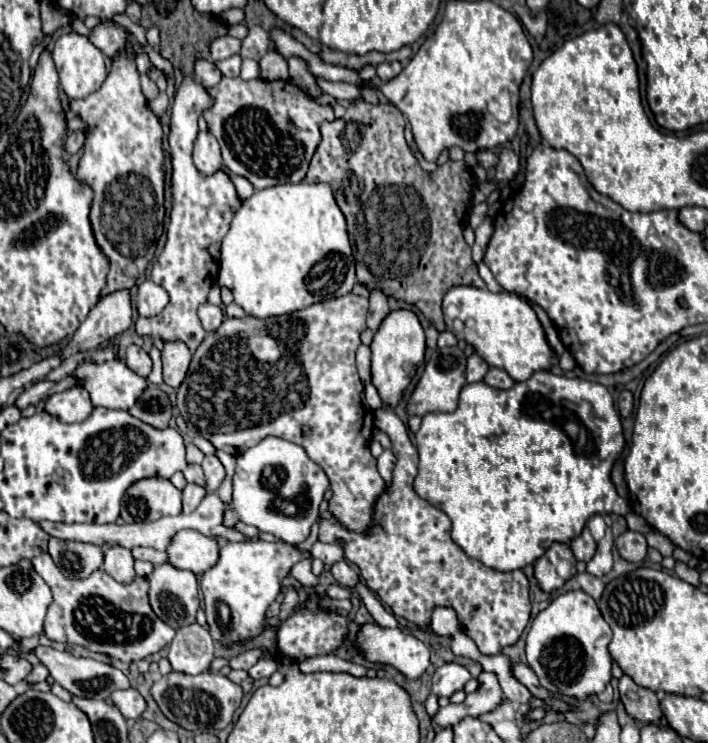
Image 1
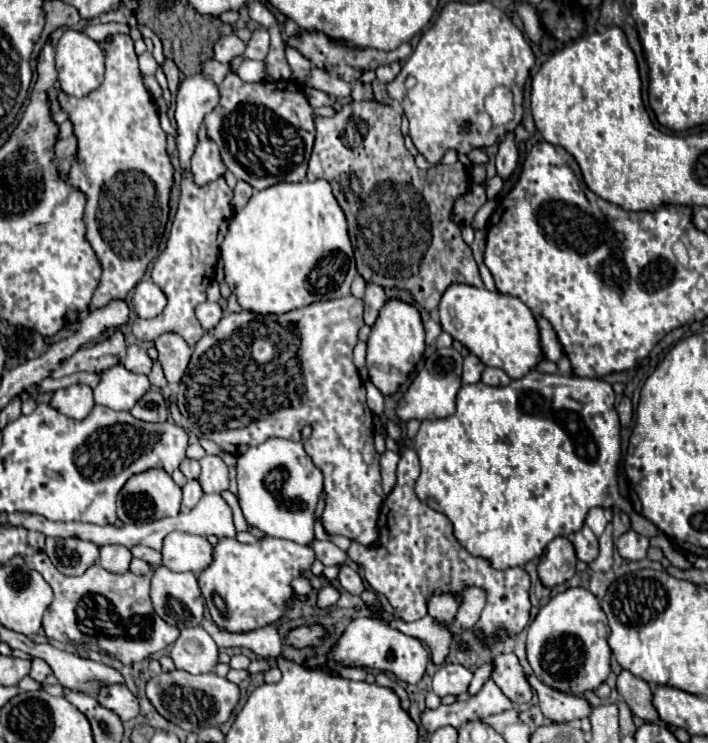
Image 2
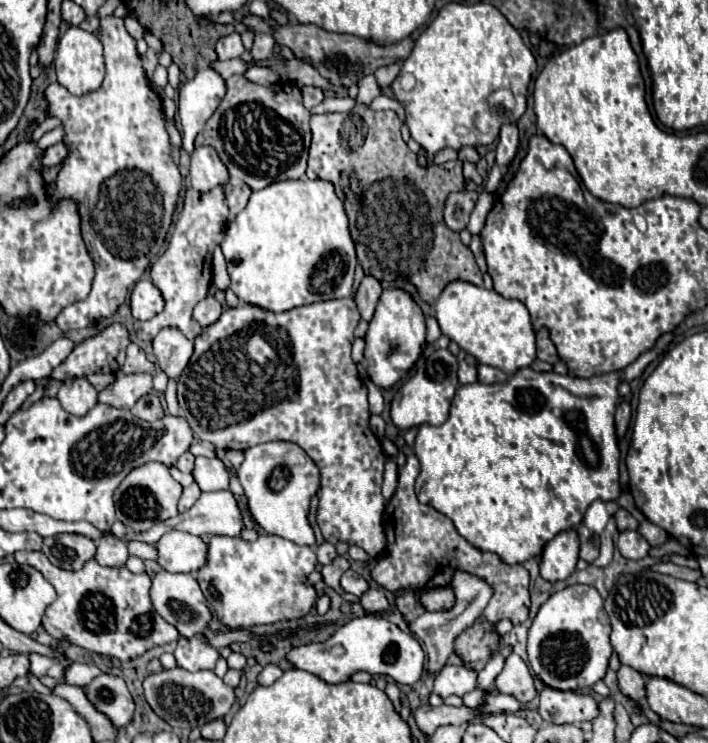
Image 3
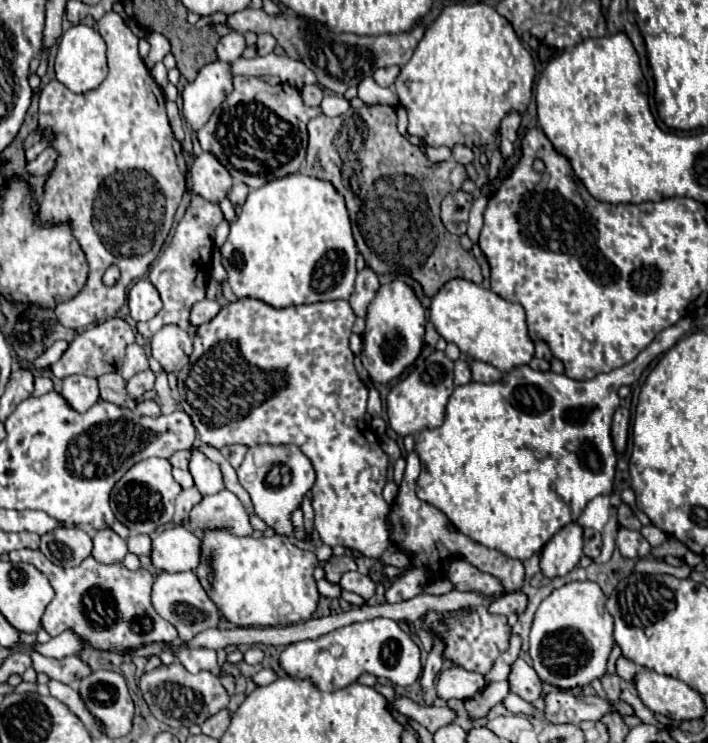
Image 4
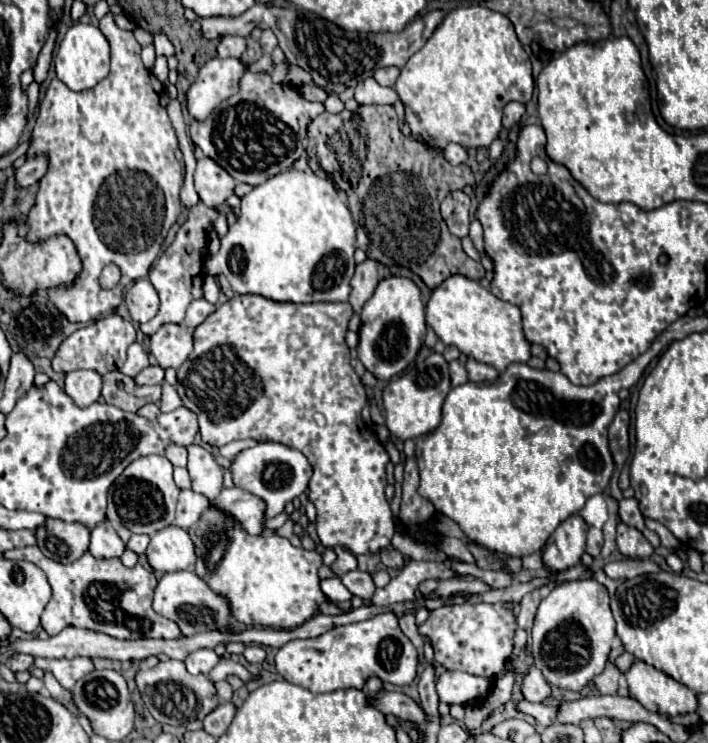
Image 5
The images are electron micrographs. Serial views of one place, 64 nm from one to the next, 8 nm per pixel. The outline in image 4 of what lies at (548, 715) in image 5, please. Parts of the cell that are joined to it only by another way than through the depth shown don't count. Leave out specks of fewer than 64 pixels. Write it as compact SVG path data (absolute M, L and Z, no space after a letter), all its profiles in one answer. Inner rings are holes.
M506 698L506 700L504 700L504 706L506 706L510 712L514 712L514 714L526 714L526 716L534 716L534 718L546 720L542 710L538 710L536 706L532 706L530 702L526 702L526 700L522 700L522 698Z

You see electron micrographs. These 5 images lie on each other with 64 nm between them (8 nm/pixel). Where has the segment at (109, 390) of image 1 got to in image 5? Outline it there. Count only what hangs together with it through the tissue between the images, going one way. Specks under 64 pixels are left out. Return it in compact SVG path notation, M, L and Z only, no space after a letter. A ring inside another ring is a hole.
M148 366L134 380L140 386L142 384L160 384L164 380L164 368L160 368L160 366Z

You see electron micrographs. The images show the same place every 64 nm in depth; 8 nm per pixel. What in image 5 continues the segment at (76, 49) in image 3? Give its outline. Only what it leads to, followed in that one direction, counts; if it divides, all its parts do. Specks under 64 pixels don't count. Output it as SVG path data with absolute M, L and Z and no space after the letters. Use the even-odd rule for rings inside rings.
M78 22L62 38L58 54L56 54L56 60L54 60L54 66L56 66L58 78L70 90L80 92L80 90L94 88L100 80L106 78L106 74L110 70L110 44L108 44L106 36L96 26Z

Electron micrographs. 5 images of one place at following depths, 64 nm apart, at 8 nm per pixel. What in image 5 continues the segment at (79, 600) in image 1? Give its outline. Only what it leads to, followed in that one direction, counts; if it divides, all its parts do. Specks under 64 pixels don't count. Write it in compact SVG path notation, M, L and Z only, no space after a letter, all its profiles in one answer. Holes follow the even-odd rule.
M26 546L4 552L8 560L28 560L42 568L52 586L52 598L42 614L42 628L54 636L66 626L90 628L104 634L110 634L120 640L134 638L178 638L182 632L176 622L156 614L152 610L152 596L158 584L152 570L136 564L134 568L126 568L120 558L96 560L90 552L84 552L80 560L72 564L60 564L56 560L48 560L38 546Z

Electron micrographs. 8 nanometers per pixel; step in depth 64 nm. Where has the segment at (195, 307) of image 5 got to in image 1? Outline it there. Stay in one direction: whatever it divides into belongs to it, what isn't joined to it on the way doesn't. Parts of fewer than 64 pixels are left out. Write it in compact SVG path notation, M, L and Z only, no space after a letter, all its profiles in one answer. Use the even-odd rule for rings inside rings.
M206 302L206 304L202 304L198 308L198 318L200 318L200 322L202 322L202 326L204 326L206 332L214 332L222 324L224 312L222 312L220 306L214 306L214 304Z

